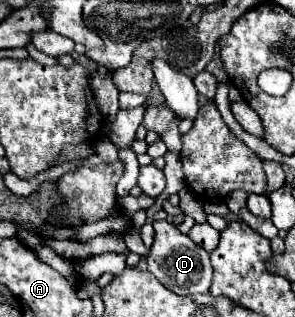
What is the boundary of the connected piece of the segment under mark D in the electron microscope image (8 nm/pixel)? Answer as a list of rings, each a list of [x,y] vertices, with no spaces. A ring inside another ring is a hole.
[[[166,220],[154,222],[154,232],[156,236],[148,254],[148,270],[160,280],[160,284],[164,284],[168,290],[180,296],[208,292],[212,282],[210,254],[202,250],[198,244],[194,244],[186,234],[182,234],[174,224]]]

